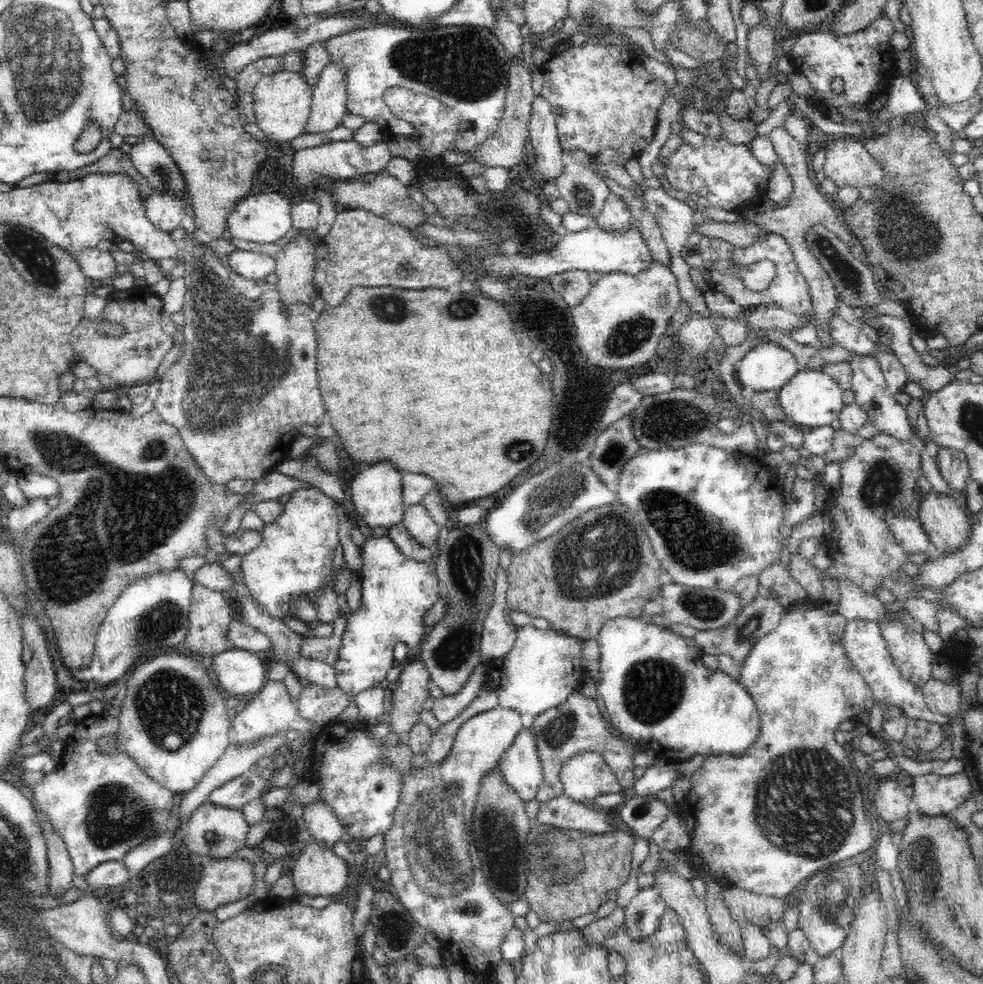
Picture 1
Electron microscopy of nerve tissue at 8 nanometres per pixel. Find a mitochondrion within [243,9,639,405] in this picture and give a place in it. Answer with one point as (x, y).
(464, 65)

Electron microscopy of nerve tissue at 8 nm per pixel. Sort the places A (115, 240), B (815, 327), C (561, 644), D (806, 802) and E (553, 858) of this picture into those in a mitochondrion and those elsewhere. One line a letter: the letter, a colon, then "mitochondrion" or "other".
A: other
B: other
C: other
D: mitochondrion
E: mitochondrion

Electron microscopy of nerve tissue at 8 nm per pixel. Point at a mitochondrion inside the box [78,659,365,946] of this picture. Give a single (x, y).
(170, 705)

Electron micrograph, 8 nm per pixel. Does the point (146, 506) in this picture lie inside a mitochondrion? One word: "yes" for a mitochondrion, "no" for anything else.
yes

